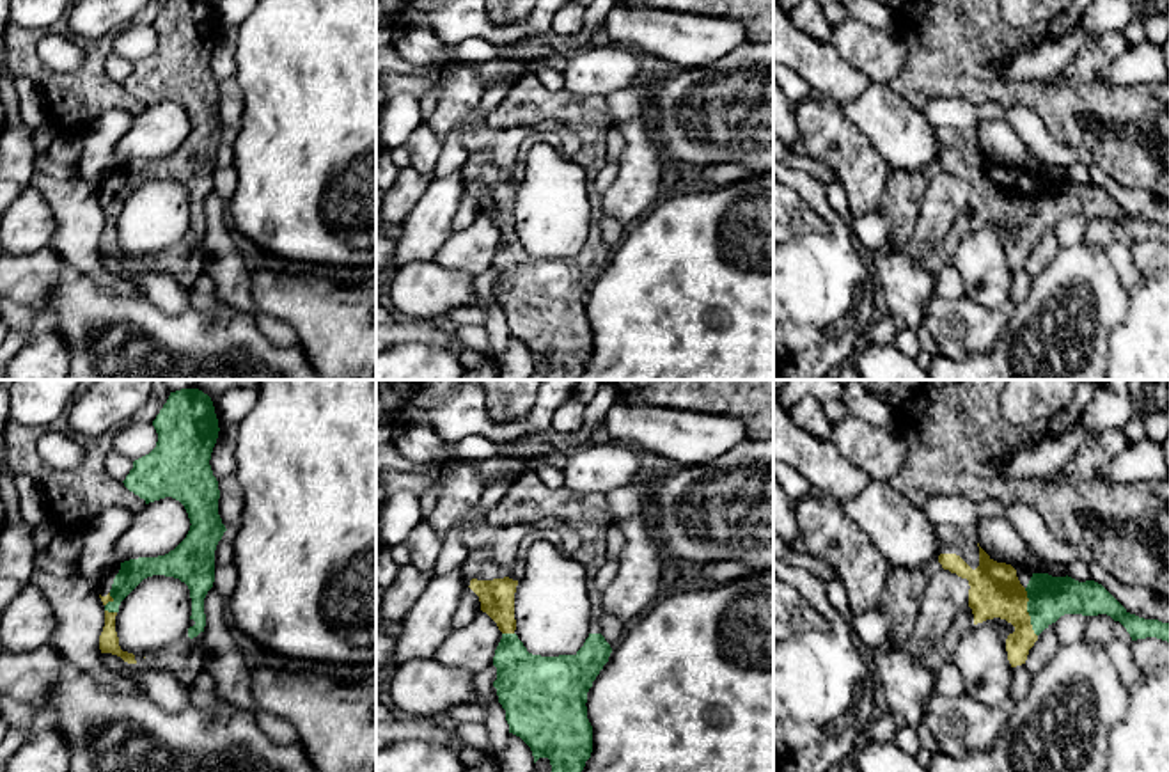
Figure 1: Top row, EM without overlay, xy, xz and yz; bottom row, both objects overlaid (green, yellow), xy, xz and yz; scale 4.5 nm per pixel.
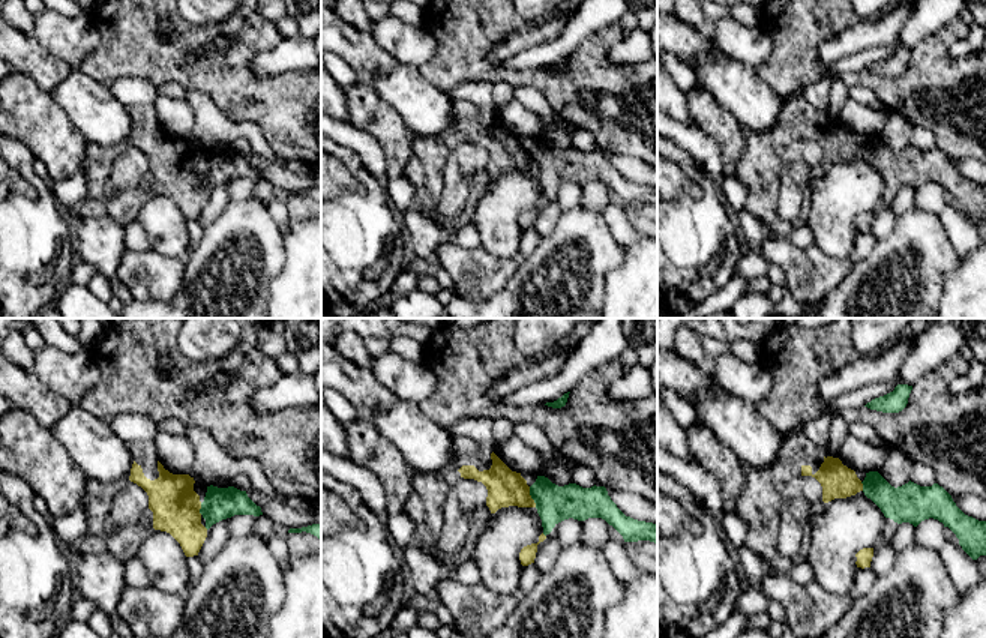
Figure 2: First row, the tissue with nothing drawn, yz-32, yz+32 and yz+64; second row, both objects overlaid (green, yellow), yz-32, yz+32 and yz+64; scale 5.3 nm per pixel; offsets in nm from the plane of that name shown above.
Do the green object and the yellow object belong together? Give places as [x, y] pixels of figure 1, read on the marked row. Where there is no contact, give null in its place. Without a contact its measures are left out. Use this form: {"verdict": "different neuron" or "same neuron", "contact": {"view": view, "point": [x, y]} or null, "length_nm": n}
{"verdict": "same neuron", "contact": {"view": "yz", "point": [1027, 611]}, "length_nm": 240}

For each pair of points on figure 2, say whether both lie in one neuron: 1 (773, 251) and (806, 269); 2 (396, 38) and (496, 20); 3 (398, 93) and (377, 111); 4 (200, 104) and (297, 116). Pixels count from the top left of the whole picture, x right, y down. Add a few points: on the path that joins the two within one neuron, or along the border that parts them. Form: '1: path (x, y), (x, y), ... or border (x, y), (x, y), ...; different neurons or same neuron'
1: path (781, 251), (799, 264); same neuron
2: border (422, 24), (432, 36), (435, 50), (419, 66); different neurons
3: border (363, 77), (410, 128); different neurons
4: border (188, 87), (201, 90), (230, 119), (246, 122); different neurons

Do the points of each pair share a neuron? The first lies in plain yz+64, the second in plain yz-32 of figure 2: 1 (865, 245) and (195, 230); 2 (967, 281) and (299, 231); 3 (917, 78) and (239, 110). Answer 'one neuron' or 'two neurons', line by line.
1: one neuron
2: one neuron
3: one neuron

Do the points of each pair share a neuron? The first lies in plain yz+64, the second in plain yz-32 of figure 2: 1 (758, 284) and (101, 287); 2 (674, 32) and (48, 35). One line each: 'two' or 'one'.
1: one
2: two

